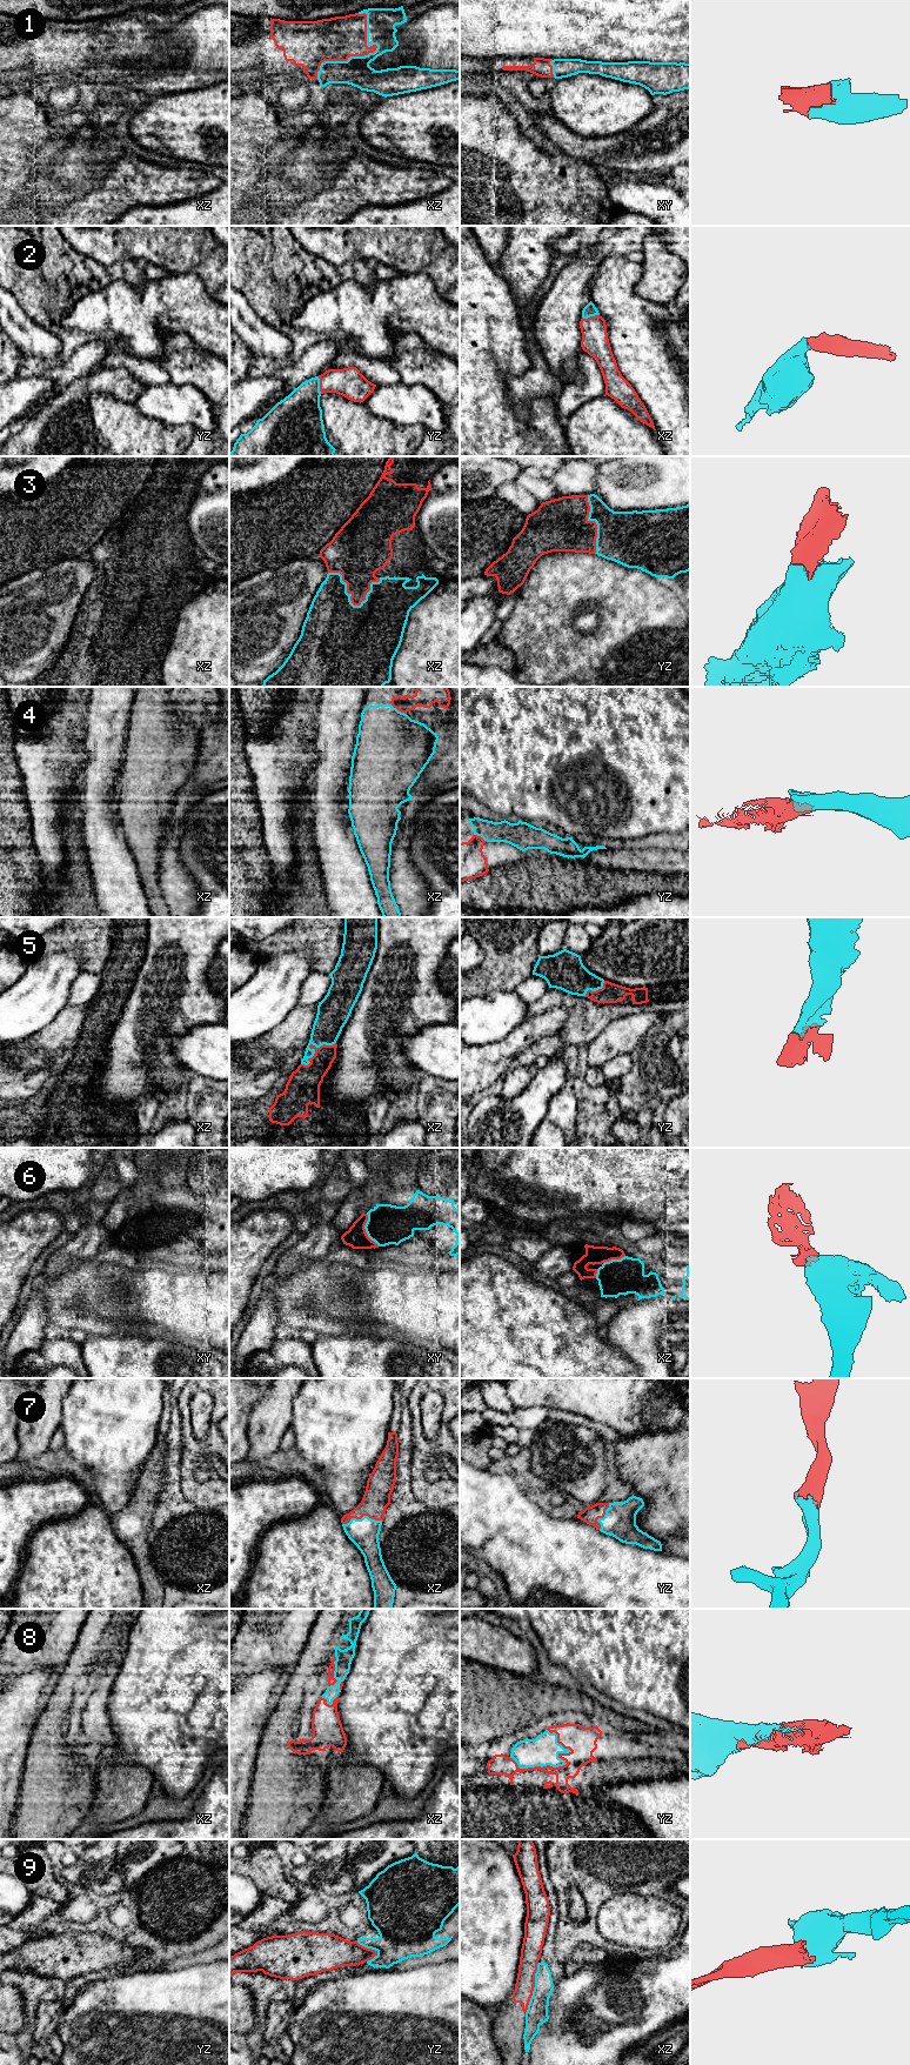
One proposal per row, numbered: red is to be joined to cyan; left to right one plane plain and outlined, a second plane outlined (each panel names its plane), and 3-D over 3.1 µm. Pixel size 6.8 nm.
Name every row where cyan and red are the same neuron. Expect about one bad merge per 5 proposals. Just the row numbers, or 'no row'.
1, 2, 3, 5, 6, 7, 8

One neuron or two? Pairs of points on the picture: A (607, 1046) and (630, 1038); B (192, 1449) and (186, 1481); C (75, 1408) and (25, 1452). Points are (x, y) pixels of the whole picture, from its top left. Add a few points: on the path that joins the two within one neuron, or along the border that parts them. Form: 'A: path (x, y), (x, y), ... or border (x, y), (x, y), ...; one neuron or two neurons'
A: path (613, 1041), (624, 1038); one neuron
B: path (192, 1457), (187, 1472); one neuron
C: border (67, 1395), (62, 1399), (62, 1418), (58, 1427); two neurons

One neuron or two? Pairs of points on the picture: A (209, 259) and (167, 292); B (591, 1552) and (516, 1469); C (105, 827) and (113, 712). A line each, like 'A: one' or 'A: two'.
A: two
B: two
C: one

